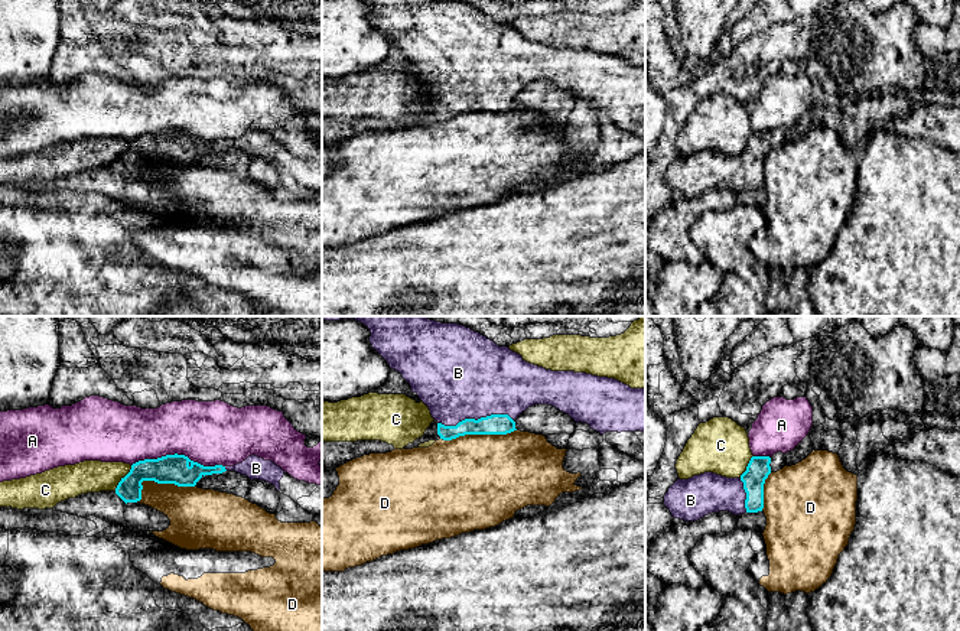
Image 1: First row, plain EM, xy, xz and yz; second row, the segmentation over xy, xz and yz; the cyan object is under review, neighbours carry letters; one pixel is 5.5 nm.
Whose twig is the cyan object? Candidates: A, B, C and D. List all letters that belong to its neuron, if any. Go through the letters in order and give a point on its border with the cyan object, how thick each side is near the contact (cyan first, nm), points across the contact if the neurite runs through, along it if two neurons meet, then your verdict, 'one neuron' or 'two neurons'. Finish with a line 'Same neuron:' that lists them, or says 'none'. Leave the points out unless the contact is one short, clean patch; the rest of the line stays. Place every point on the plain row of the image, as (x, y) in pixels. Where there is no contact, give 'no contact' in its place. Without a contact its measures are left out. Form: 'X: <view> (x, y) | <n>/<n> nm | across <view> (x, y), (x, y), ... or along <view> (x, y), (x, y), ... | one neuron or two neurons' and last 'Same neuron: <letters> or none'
A: xy (176, 130) | 160/360 nm | two neurons
B: xz (474, 96) | 110/480 nm | one neuron
C: xy (123, 155) | 160/180 nm | two neurons
D: xz (478, 110) | 110/500 nm | along xz (516, 106), (507, 110), (465, 110), (451, 116), (441, 116) | two neurons
Same neuron: B

